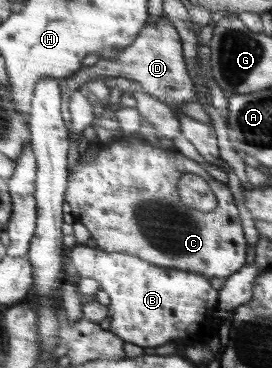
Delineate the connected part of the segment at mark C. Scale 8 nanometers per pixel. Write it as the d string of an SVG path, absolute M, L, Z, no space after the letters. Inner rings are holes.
M126 135L126 140L119 138L118 140L113 140L107 145L104 145L96 155L94 159L86 161L84 156L80 156L78 161L70 168L70 186L66 190L66 204L70 205L70 212L75 220L75 222L81 222L86 226L91 234L92 240L96 241L97 247L103 251L109 251L110 253L125 253L136 256L140 259L145 259L154 265L161 267L173 267L177 270L189 271L190 273L197 273L198 275L204 275L206 278L212 280L214 276L230 276L237 273L238 270L242 269L244 262L246 260L246 240L244 240L244 232L242 232L242 222L240 222L240 216L238 216L238 210L236 210L236 204L232 200L232 194L228 190L227 184L222 184L221 181L216 182L198 162L182 156L182 153L178 150L161 149L151 146L146 143L146 140L142 138L134 138L130 135ZM182 174L192 174L194 176L200 176L204 178L206 182L210 185L212 194L216 199L215 208L210 212L202 212L197 208L192 208L188 205L182 203L180 199L180 193L178 193L178 180Z

